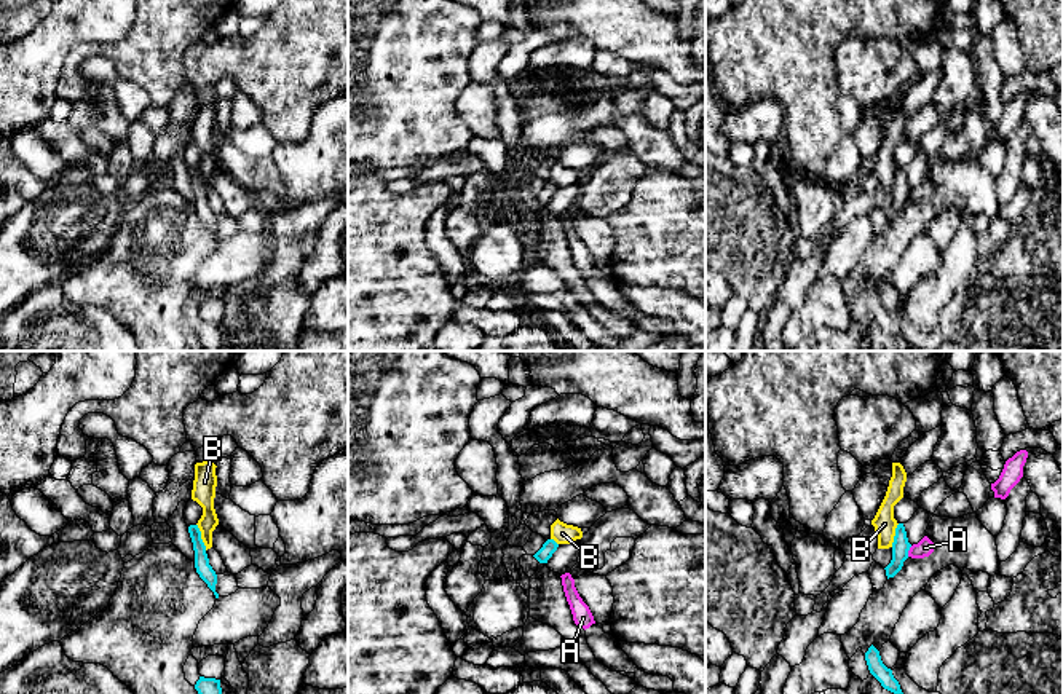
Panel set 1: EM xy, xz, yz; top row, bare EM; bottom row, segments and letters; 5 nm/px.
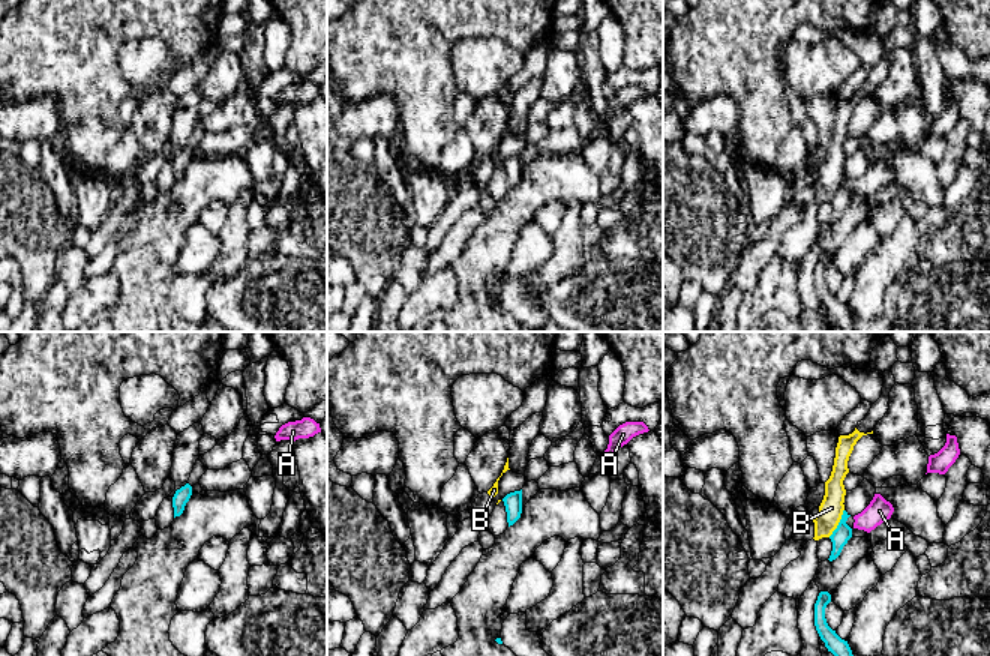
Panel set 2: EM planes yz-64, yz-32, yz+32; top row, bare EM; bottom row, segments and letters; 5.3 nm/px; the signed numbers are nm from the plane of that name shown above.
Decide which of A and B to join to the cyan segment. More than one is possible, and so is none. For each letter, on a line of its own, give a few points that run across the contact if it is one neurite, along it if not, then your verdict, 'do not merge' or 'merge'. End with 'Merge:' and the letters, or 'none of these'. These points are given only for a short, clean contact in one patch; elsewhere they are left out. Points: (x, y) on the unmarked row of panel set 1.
A: line yz (912, 189), (907, 198); do not merge
B: line xy (197, 166), (206, 192); do not merge
Merge: none of these

